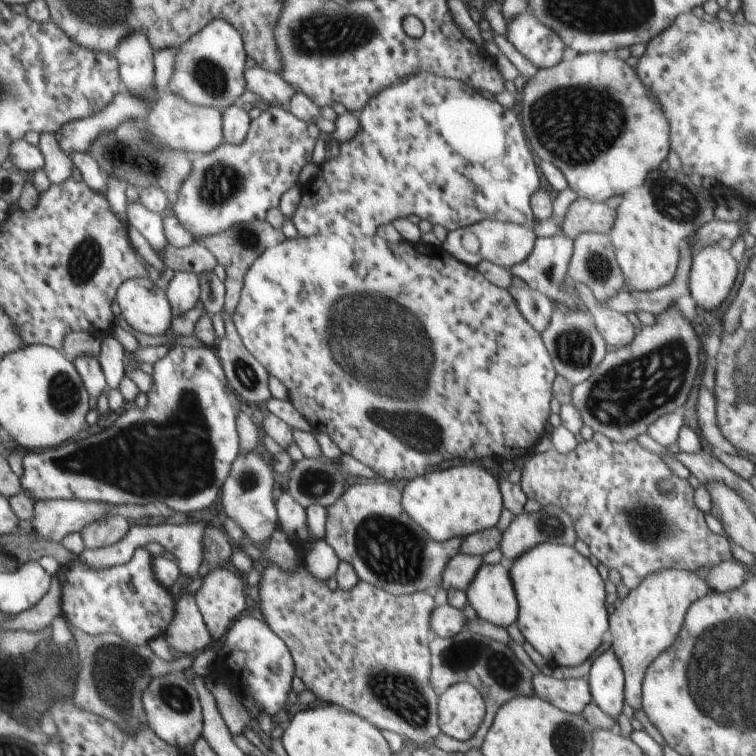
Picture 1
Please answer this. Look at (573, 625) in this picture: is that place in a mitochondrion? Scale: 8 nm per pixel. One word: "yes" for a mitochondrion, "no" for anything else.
no

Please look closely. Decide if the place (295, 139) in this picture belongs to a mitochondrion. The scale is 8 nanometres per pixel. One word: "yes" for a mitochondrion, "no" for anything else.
no

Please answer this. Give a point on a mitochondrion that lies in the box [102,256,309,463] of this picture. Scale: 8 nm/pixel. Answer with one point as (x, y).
(245, 372)

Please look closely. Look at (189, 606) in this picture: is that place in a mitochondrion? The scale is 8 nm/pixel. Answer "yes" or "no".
no

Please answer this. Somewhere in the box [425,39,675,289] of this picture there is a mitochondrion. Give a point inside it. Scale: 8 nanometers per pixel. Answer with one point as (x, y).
(574, 124)

